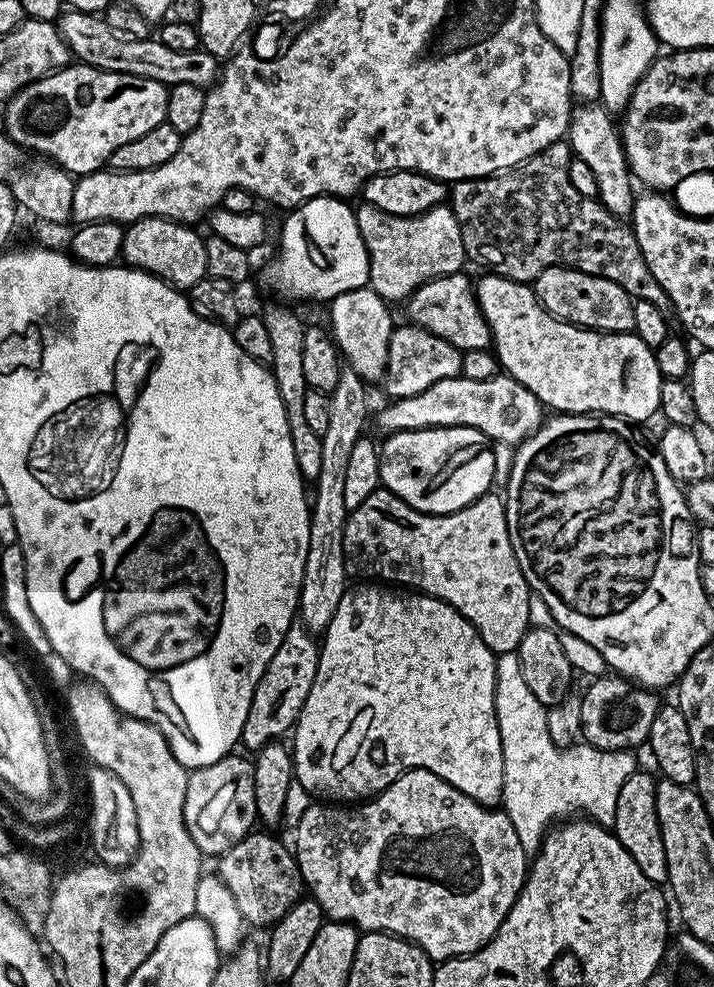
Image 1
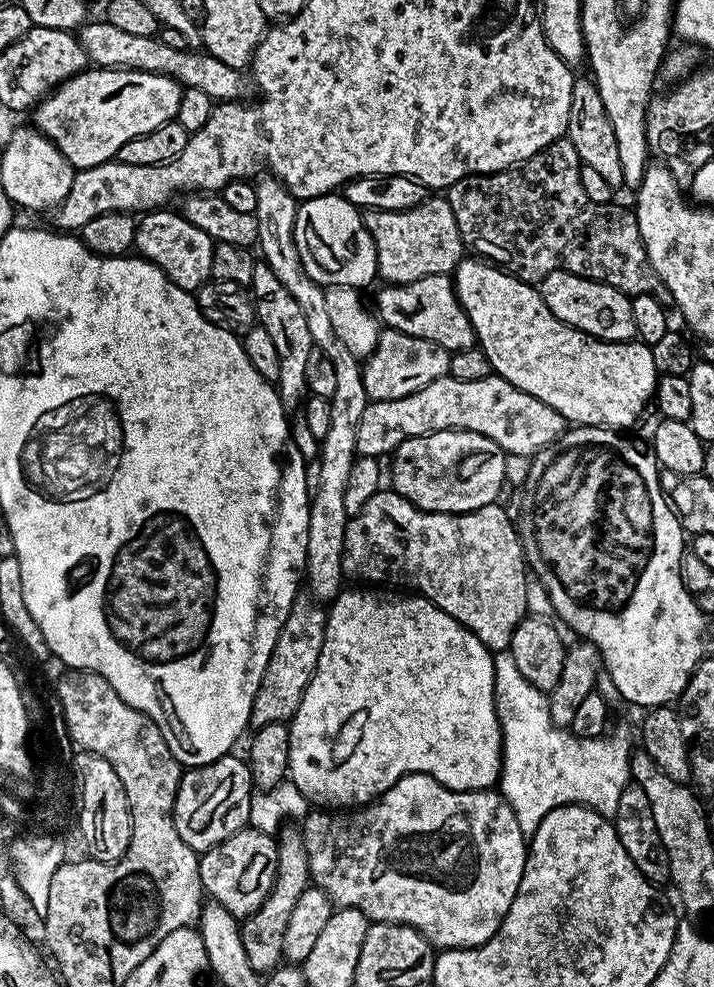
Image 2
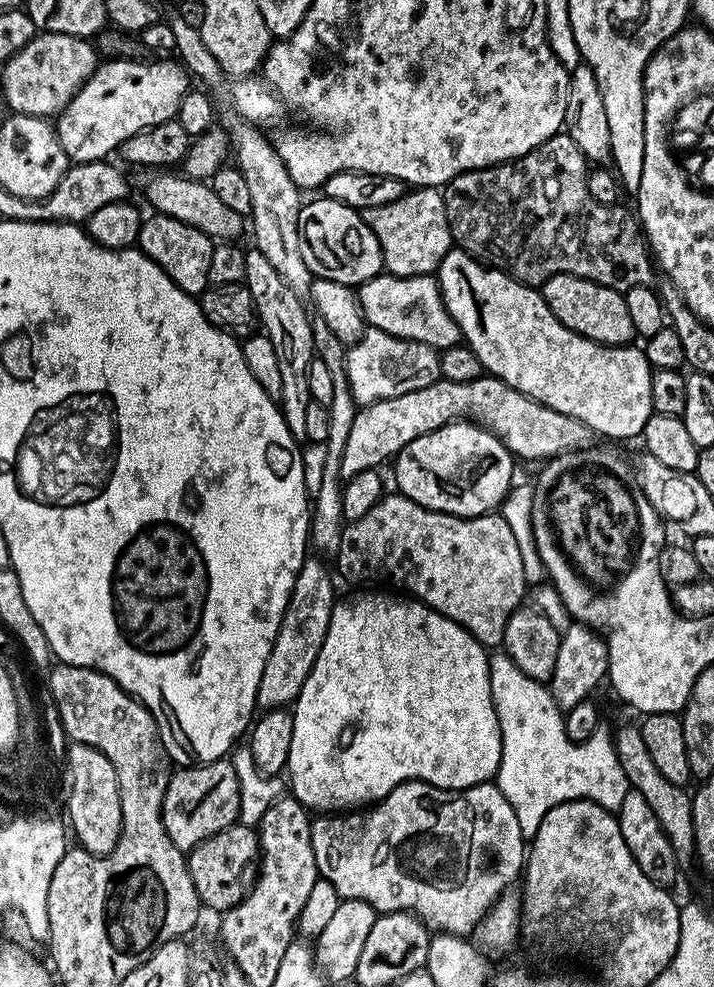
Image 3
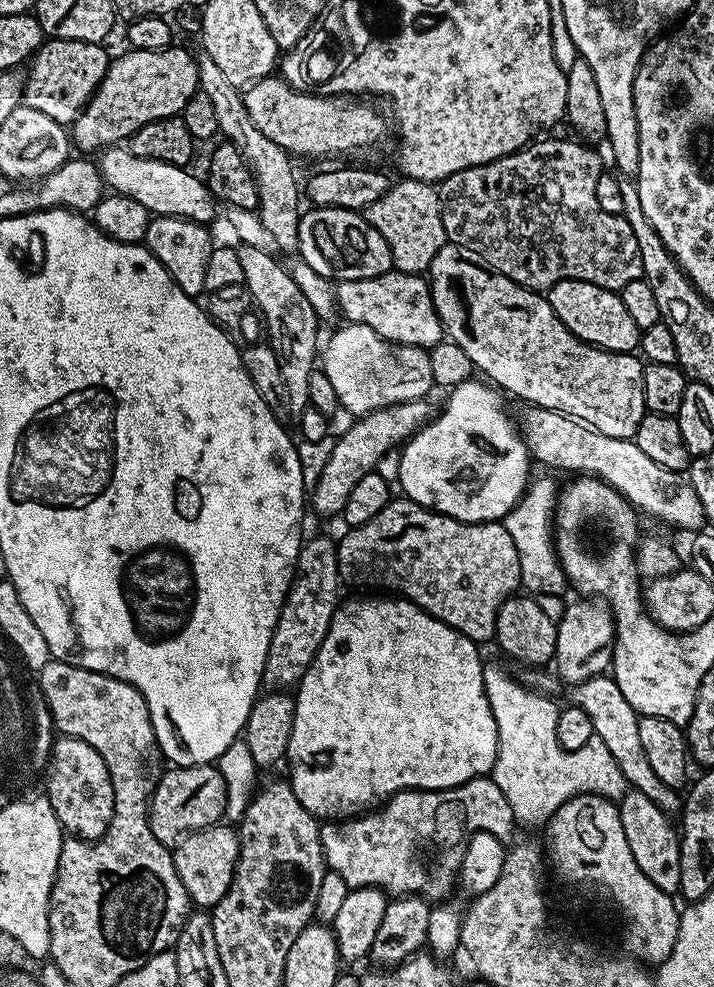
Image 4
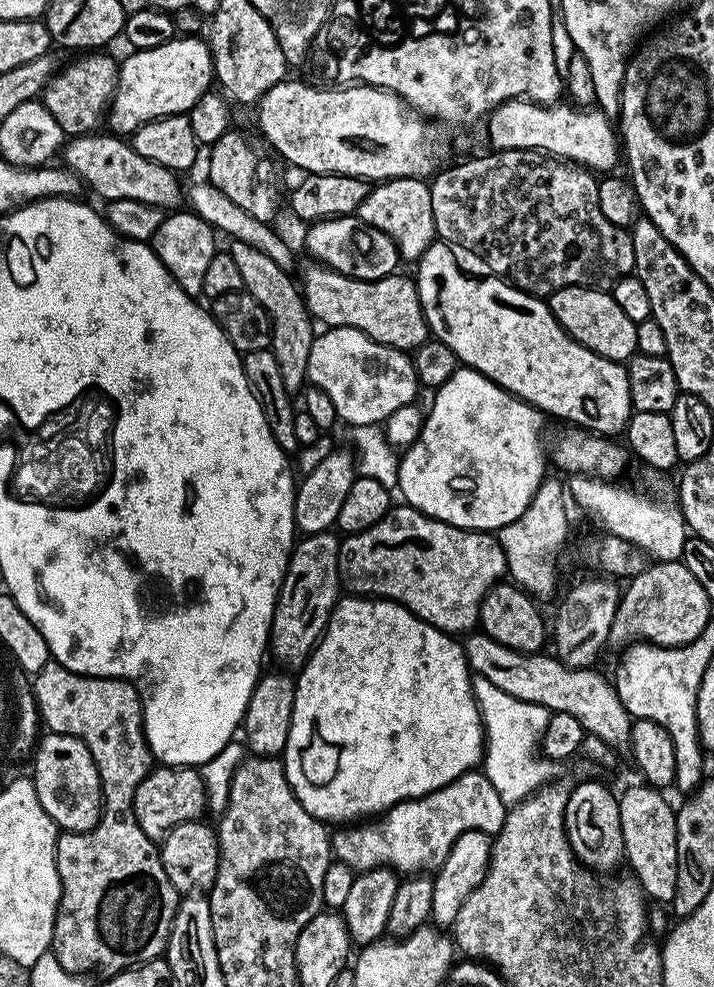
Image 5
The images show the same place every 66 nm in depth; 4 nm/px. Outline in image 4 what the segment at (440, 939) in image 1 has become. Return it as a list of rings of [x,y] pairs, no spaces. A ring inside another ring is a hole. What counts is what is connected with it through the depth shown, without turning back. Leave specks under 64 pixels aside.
[[[477,778],[456,788],[443,788],[437,792],[409,790],[397,792],[383,806],[357,815],[355,818],[336,818],[320,824],[320,841],[325,865],[342,874],[349,889],[381,888],[386,894],[399,898],[423,894],[429,901],[440,902],[455,889],[460,875],[460,863],[468,841],[478,832],[489,832],[507,838],[514,829],[510,802],[498,790],[495,780]]]

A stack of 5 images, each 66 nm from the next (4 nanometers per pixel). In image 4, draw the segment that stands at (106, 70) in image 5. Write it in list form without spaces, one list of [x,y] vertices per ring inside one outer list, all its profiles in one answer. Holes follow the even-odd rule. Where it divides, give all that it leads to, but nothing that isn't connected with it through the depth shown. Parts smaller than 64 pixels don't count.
[[[45,39],[32,57],[26,68],[26,83],[24,85],[23,103],[29,104],[34,110],[42,110],[42,114],[50,114],[54,122],[68,126],[80,116],[89,100],[96,92],[96,88],[102,82],[110,63],[107,47],[104,44],[94,42],[74,42],[73,40]]]

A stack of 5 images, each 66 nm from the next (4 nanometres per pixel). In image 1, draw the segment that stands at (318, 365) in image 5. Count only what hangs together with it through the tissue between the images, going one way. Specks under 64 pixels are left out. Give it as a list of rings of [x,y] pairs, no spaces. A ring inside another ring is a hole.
[[[404,322],[401,328],[400,325],[393,327],[382,387],[384,386],[392,398],[422,394],[426,386],[434,386],[434,382],[460,375],[461,366],[460,349],[446,342],[446,338],[438,338],[438,334],[430,334],[430,330],[418,324]]]

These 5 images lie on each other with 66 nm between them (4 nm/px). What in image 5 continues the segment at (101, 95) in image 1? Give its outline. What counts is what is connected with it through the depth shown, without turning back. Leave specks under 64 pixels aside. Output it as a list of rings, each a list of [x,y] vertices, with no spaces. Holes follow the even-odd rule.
[[[183,36],[162,46],[129,51],[129,56],[119,61],[116,94],[112,98],[110,111],[106,116],[107,123],[112,123],[113,133],[131,134],[146,122],[157,120],[160,116],[187,114],[194,106],[194,102],[198,102],[198,98],[202,98],[204,93],[213,87],[212,50],[207,39],[200,37],[199,40],[196,36]]]

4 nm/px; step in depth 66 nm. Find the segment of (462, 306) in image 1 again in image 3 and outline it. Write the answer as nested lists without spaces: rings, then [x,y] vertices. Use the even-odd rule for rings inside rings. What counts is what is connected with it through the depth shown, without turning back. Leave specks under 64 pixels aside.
[[[381,274],[359,285],[358,301],[365,321],[386,334],[414,342],[426,342],[426,346],[437,350],[452,348],[461,343],[460,327],[458,322],[454,322],[454,318],[450,318],[446,310],[435,275]]]

